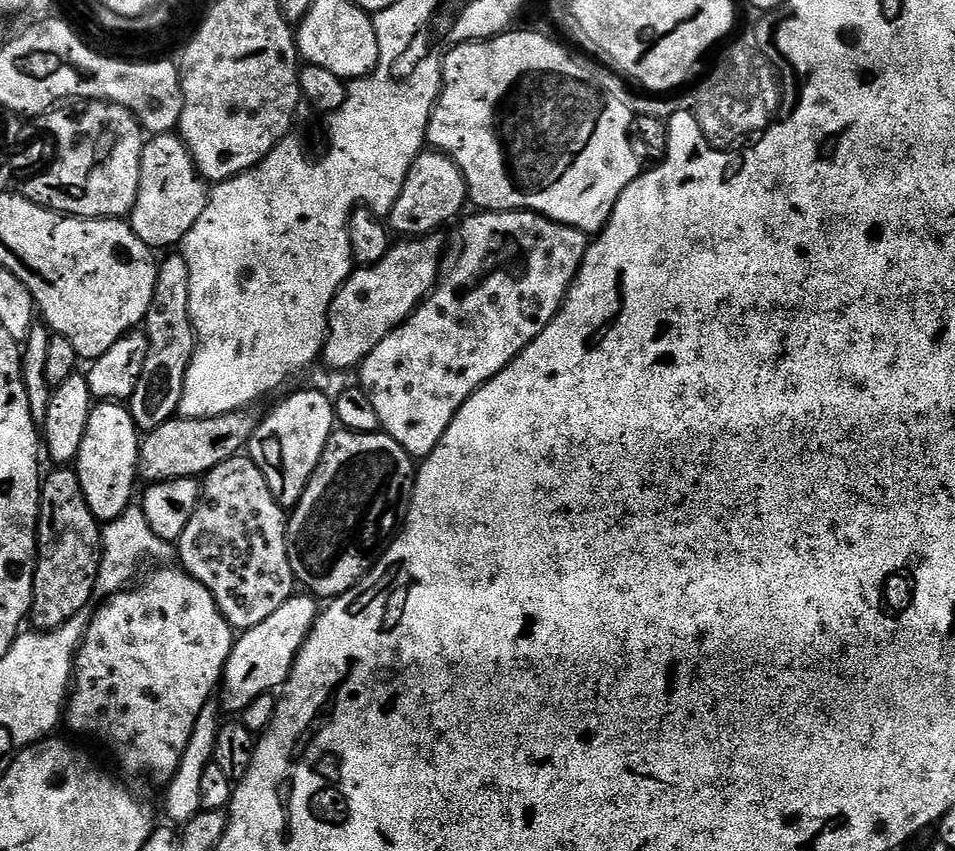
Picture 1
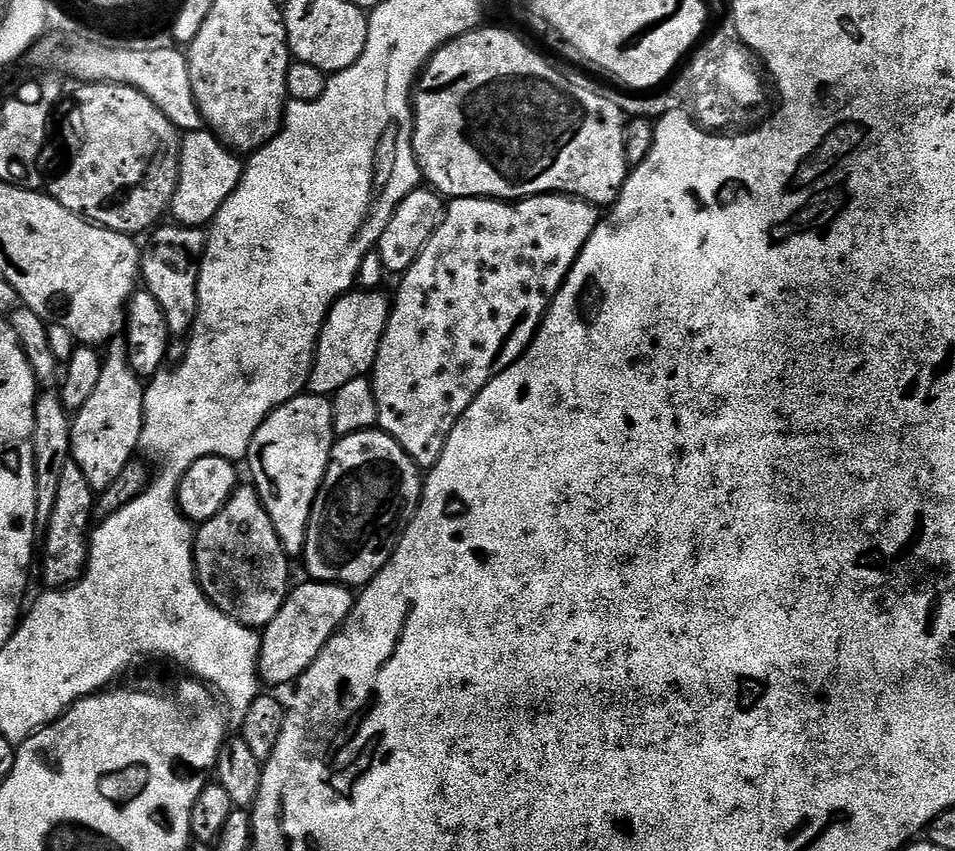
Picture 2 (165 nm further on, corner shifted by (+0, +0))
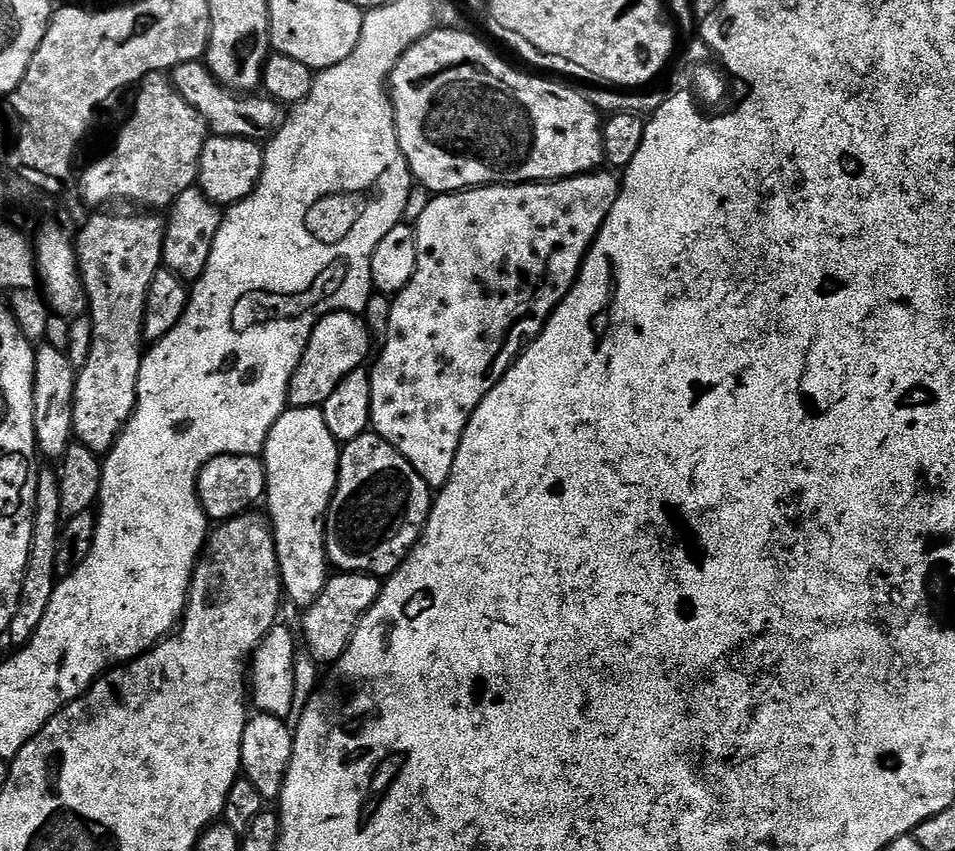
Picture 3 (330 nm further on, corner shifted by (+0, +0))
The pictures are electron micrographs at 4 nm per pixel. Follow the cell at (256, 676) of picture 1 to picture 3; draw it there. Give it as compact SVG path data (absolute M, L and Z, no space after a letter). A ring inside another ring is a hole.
M340 572L333 575L322 590L318 602L303 613L304 640L307 651L312 653L316 663L331 666L342 658L352 640L358 622L370 610L370 606L380 597L381 581L367 572Z

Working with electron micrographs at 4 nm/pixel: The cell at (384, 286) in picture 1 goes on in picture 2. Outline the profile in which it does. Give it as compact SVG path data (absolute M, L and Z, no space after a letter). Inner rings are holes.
M353 290L340 296L328 311L320 337L316 343L316 356L308 374L307 391L313 396L332 397L346 382L367 377L376 365L378 346L388 325L392 304L380 290Z

